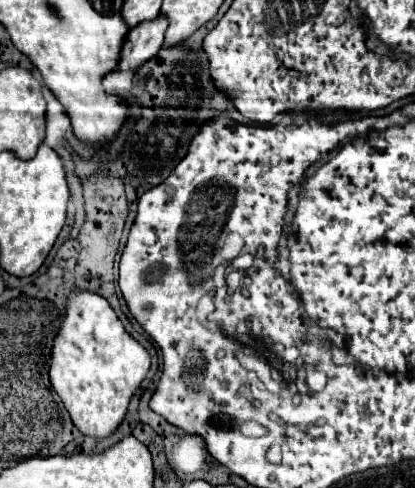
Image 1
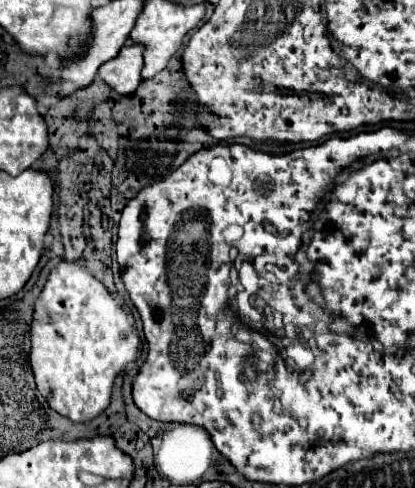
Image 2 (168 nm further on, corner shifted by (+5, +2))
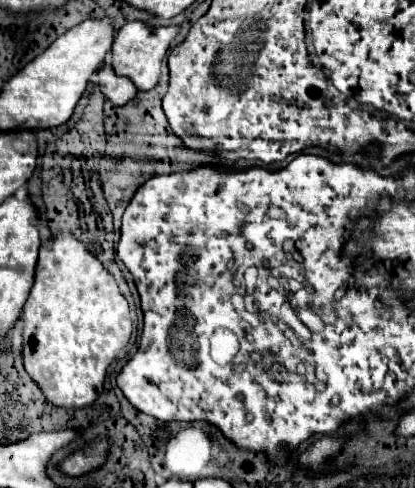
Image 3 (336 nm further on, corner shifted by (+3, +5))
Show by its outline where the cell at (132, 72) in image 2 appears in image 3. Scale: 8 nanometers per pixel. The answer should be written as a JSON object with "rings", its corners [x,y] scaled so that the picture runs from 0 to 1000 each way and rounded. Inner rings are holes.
{"rings":[[[253,133],[239,150],[234,150],[234,174],[248,191],[248,199],[258,207],[272,211],[272,219],[292,219],[306,207],[316,207],[330,191],[325,174],[306,162],[306,158],[282,158],[277,145],[267,141],[267,133]]]}

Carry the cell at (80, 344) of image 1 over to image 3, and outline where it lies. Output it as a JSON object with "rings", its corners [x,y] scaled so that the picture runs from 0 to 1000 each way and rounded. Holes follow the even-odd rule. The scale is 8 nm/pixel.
{"rings":[[[137,477],[123,502],[99,498],[94,535],[84,547],[84,580],[55,629],[55,748],[70,773],[94,789],[108,818],[137,834],[181,838],[210,834],[248,801],[248,781],[263,744],[287,727],[316,691],[316,654],[306,613],[292,605],[277,568],[243,535],[176,482]]]}

